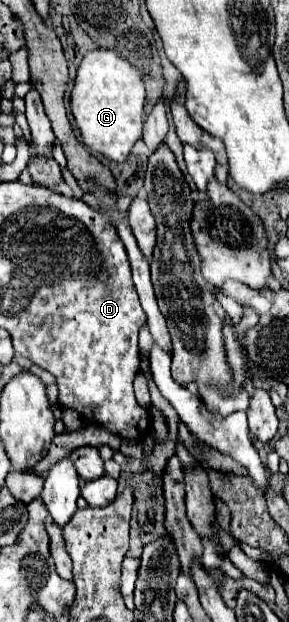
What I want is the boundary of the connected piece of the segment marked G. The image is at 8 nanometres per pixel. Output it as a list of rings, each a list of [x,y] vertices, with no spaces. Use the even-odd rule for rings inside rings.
[[[109,49],[89,51],[79,63],[69,103],[85,145],[111,161],[125,161],[143,133],[145,87],[139,73]]]

